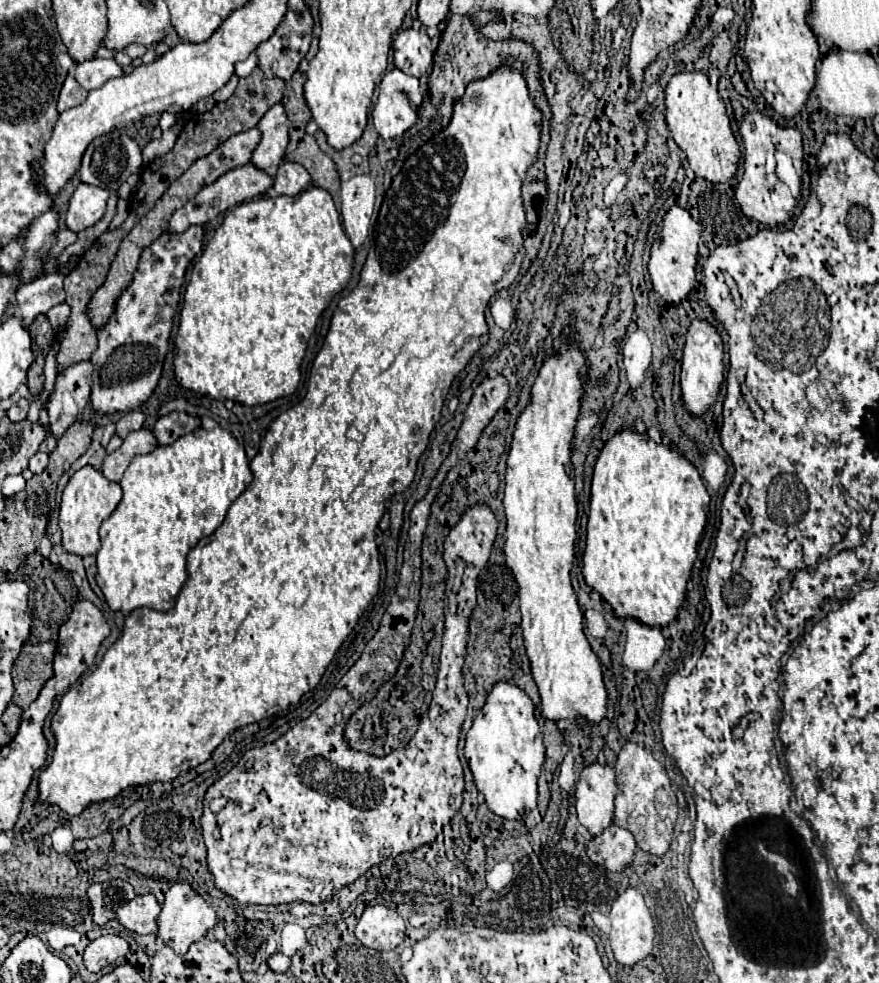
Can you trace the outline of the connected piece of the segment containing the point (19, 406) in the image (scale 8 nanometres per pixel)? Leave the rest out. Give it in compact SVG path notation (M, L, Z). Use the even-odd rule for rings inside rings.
M19 399L15 405L9 407L7 417L9 417L13 423L17 423L17 421L23 421L23 419L27 417L27 411L29 411L29 401L27 401L27 399Z

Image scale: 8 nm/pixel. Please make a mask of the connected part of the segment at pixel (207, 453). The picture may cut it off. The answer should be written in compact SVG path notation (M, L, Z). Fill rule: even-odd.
M213 427L213 429L195 429L195 433L187 433L183 437L179 437L179 441L171 443L171 445L165 445L165 447L157 447L155 451L147 453L147 455L139 455L131 461L131 465L127 467L127 471L123 473L123 479L121 479L121 487L123 487L123 499L121 503L117 505L117 509L103 521L101 525L101 549L96 554L96 581L97 585L101 587L103 595L105 595L105 601L107 605L113 609L113 611L133 611L137 607L149 607L149 609L155 609L155 611L169 611L173 605L175 605L175 599L177 599L177 593L181 591L183 583L187 581L187 555L189 551L207 535L211 535L225 519L227 515L227 509L231 507L231 503L249 487L249 483L253 481L253 475L249 471L249 459L245 453L244 447L242 447L237 439L221 429L221 427Z

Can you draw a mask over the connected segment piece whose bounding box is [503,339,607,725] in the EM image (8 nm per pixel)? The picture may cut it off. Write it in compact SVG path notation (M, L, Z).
M563 339L555 341L553 357L547 357L537 381L531 391L531 399L521 413L511 453L507 459L505 473L505 495L503 507L507 515L507 535L505 535L505 563L513 571L519 585L519 603L523 617L523 641L531 663L531 673L541 695L541 715L549 721L561 719L585 719L589 725L601 723L607 713L607 689L603 683L601 663L593 653L585 631L583 631L583 609L577 603L575 591L571 587L571 565L575 559L575 521L577 521L577 499L573 491L573 467L571 467L571 443L577 423L577 413L583 393L583 377L587 373L585 357L575 345Z

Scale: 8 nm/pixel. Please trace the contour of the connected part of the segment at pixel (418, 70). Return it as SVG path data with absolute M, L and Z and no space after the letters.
M399 31L397 39L393 41L393 59L395 67L399 67L403 73L413 77L425 75L433 61L431 39L425 31Z

